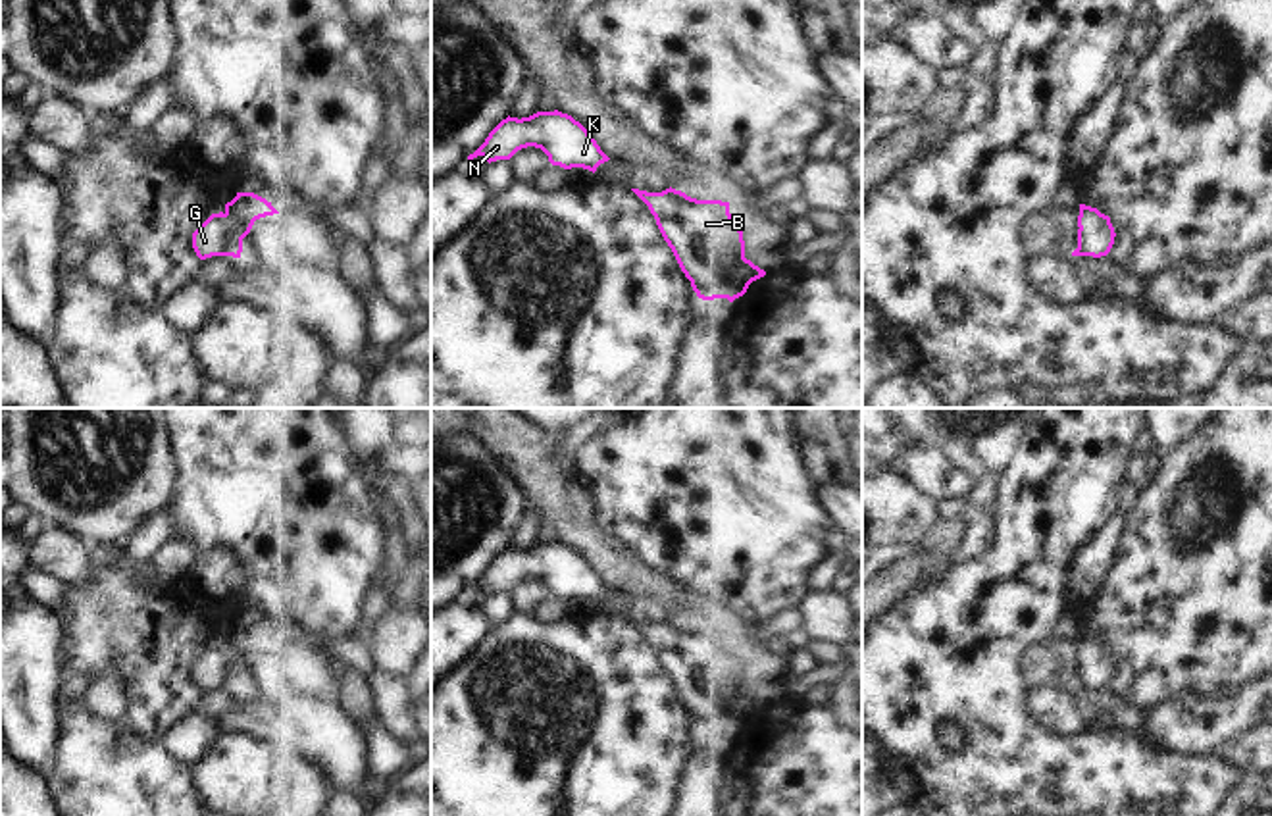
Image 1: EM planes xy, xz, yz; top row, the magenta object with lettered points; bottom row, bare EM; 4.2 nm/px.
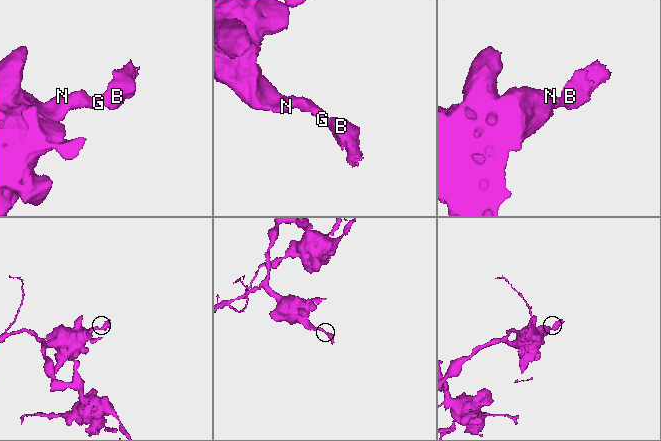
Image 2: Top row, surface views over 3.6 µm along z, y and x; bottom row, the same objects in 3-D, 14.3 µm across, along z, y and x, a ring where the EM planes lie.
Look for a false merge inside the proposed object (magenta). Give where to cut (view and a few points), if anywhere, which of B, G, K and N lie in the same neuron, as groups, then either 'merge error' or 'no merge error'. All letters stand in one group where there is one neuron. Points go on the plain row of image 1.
no cut; B G K N; no merge error

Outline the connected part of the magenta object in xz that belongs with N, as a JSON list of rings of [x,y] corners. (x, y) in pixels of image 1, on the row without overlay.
[[[558,541],[537,543],[522,550],[508,547],[468,591],[477,587],[489,595],[510,591],[527,577],[541,579],[552,597],[564,600],[583,599],[595,604],[600,595],[610,591],[579,552]]]

